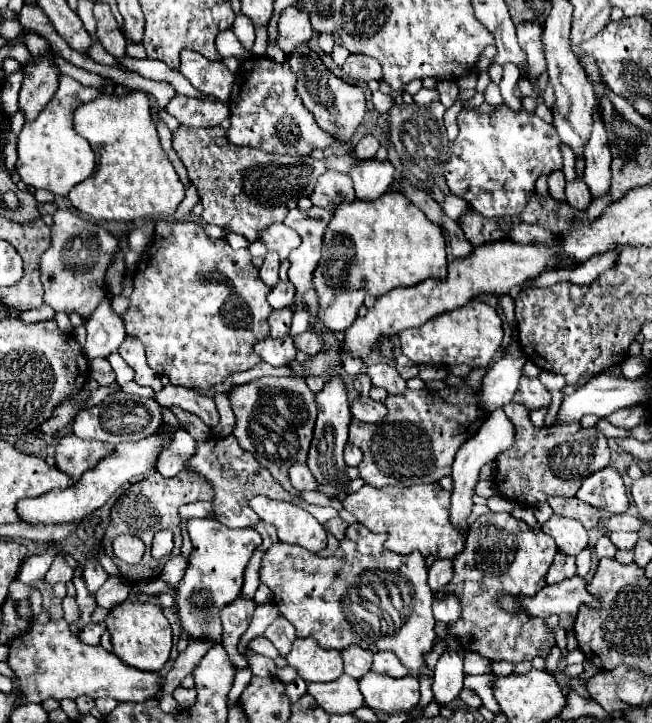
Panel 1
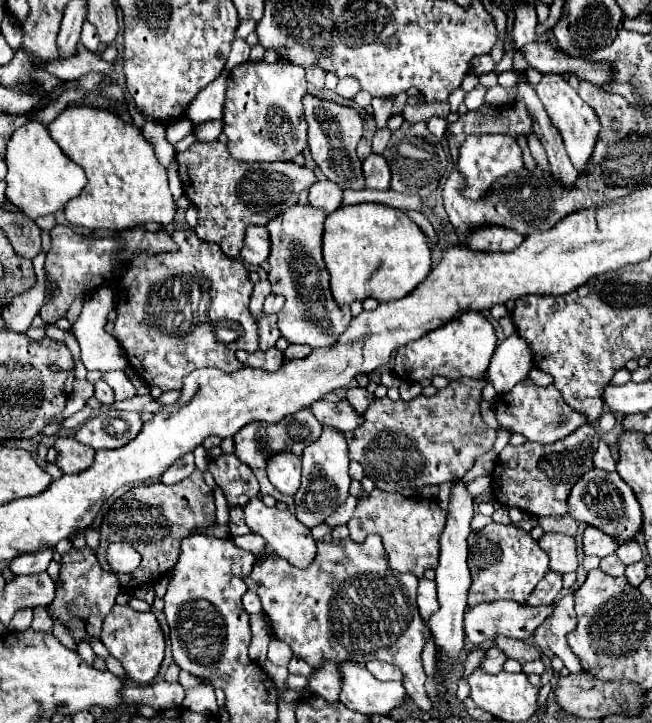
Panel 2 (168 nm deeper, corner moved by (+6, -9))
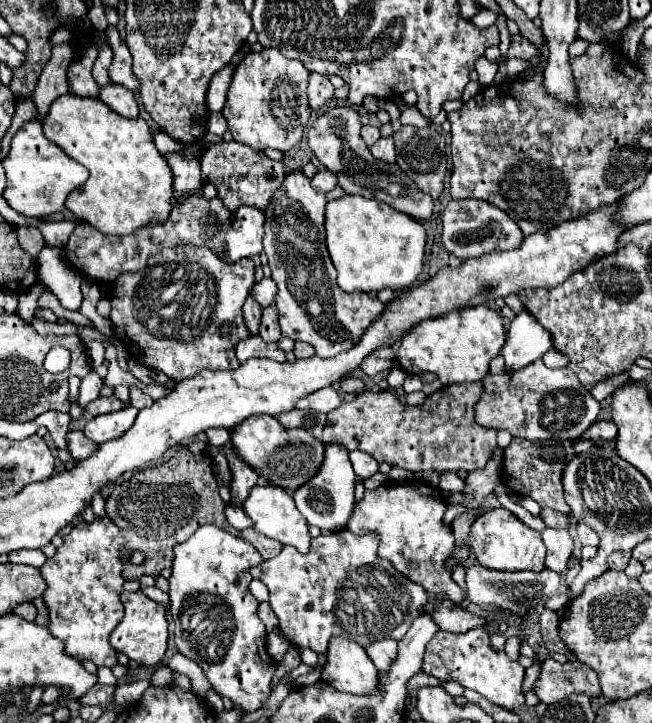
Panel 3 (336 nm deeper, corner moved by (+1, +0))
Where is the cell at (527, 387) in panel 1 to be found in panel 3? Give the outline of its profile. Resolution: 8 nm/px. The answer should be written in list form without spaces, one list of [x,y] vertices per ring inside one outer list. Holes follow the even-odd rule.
[[[537,360],[517,372],[501,372],[497,376],[487,374],[483,378],[483,388],[485,388],[483,396],[475,406],[477,422],[481,426],[489,426],[489,428],[497,428],[497,430],[505,428],[513,436],[527,438],[527,440],[573,440],[573,438],[579,438],[597,420],[597,414],[599,414],[599,402],[591,396],[589,390],[585,390],[581,386],[577,374],[573,374],[571,368],[553,370],[553,368],[547,368],[543,364],[543,360]]]

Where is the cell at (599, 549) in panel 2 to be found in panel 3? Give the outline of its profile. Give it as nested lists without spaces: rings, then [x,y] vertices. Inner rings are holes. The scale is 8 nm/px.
[[[583,522],[577,526],[577,534],[581,538],[581,544],[591,544],[591,546],[599,546],[599,538],[597,532],[591,526],[585,526]]]

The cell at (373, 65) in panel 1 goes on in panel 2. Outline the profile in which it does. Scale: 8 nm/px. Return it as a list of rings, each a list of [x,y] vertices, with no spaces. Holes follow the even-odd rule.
[[[340,79],[338,87],[336,87],[336,93],[344,99],[352,99],[358,91],[360,91],[360,83],[356,83],[354,79]]]

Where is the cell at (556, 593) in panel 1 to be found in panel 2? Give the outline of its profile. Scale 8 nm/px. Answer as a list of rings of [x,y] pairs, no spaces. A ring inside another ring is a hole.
[[[492,601],[492,603],[480,603],[472,609],[466,611],[464,617],[464,629],[468,635],[470,643],[484,643],[486,639],[492,639],[496,635],[506,635],[512,639],[530,639],[534,631],[542,625],[546,619],[546,607],[528,607],[528,605],[518,605],[516,601]]]

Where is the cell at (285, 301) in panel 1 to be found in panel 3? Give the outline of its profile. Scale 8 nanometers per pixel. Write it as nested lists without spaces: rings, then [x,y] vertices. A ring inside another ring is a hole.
[[[263,278],[261,282],[257,282],[257,284],[251,288],[251,294],[253,294],[253,298],[255,298],[263,308],[267,308],[267,306],[273,304],[273,298],[277,296],[277,286],[275,286],[275,282],[273,282],[271,278]]]

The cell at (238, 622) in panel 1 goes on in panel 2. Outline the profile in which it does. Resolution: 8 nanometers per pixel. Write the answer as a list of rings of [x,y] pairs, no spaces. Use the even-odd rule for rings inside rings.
[[[246,591],[246,595],[242,597],[242,605],[244,605],[244,609],[246,609],[250,615],[262,611],[262,603],[260,603],[258,595],[252,593],[252,591]]]

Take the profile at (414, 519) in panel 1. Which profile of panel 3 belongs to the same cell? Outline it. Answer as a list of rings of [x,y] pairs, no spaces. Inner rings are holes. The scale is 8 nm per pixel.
[[[381,484],[377,490],[365,492],[363,500],[355,504],[347,528],[353,534],[377,532],[381,536],[379,552],[381,558],[393,562],[393,566],[409,580],[421,584],[431,594],[445,594],[451,602],[463,602],[465,592],[453,582],[445,568],[445,558],[455,548],[455,538],[443,516],[447,502],[441,490],[431,484]]]

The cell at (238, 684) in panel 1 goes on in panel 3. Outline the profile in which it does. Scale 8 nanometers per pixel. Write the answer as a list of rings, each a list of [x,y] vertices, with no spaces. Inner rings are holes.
[[[261,602],[259,604],[259,612],[257,614],[259,614],[261,622],[265,624],[267,632],[275,632],[277,630],[277,616],[273,614],[273,610],[271,610],[271,606],[267,602]]]

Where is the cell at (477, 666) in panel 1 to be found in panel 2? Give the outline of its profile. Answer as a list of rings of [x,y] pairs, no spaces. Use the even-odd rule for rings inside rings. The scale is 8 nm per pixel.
[[[490,647],[486,651],[486,661],[480,667],[484,667],[484,671],[488,673],[500,673],[504,663],[506,663],[506,655],[498,647]]]

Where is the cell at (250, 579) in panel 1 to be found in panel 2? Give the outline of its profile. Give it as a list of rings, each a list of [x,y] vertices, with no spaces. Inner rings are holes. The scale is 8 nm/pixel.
[[[248,533],[248,535],[238,535],[238,537],[232,537],[234,545],[238,545],[240,549],[246,549],[246,551],[252,551],[252,553],[262,553],[264,549],[264,539],[256,533]]]

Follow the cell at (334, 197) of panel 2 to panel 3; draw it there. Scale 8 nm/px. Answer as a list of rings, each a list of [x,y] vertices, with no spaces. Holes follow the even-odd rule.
[[[321,168],[313,178],[311,178],[311,186],[317,190],[317,192],[329,192],[337,186],[337,176],[325,168]]]

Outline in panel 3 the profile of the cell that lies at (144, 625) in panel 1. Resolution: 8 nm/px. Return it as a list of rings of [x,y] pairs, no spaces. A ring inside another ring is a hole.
[[[141,590],[139,592],[123,592],[121,602],[125,606],[125,616],[119,622],[119,626],[111,632],[111,646],[141,666],[157,668],[163,662],[163,656],[167,650],[165,606],[159,602],[153,602]]]

